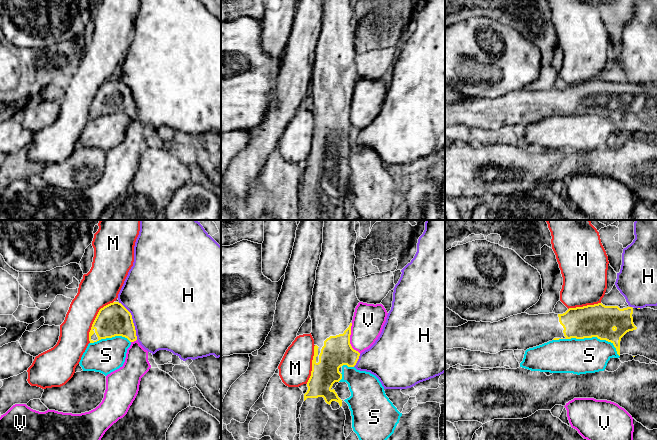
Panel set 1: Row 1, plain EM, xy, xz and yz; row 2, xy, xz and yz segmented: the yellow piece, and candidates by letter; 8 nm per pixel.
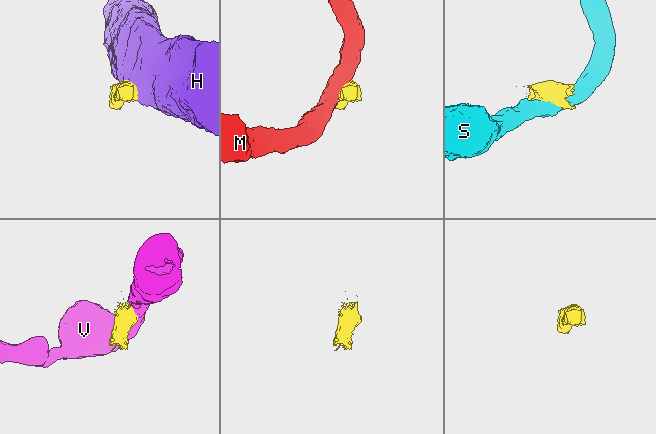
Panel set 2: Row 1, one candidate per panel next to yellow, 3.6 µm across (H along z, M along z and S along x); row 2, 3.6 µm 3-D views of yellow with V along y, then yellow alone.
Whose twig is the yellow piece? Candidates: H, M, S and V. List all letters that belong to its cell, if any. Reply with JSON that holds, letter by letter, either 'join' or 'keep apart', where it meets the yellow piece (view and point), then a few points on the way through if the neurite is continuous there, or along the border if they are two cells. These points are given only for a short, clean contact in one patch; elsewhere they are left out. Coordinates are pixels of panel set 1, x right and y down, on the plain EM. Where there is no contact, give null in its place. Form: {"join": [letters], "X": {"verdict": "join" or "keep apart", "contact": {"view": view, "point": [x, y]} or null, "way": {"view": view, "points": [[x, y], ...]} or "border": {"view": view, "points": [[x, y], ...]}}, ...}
{"join": [], "H": {"verdict": "keep apart", "contact": {"view": "xy", "point": [132, 96]}}, "M": {"verdict": "keep apart", "contact": {"view": "xy", "point": [95, 95]}}, "S": {"verdict": "keep apart", "contact": {"view": "yz", "point": [595, 112]}}, "V": {"verdict": "keep apart", "contact": {"view": "xz", "point": [349, 115]}, "border": {"view": "xz", "points": [[351, 99], [350, 121], [360, 129]]}}}

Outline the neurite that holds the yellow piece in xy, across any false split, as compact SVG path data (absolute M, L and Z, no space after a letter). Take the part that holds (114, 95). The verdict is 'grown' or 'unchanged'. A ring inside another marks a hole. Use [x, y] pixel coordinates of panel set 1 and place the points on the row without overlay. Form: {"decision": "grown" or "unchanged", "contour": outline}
{"decision": "grown", "contour": "M119 78L101 84L89 108L90 119L101 115L122 112L130 118L137 116L131 89Z"}

